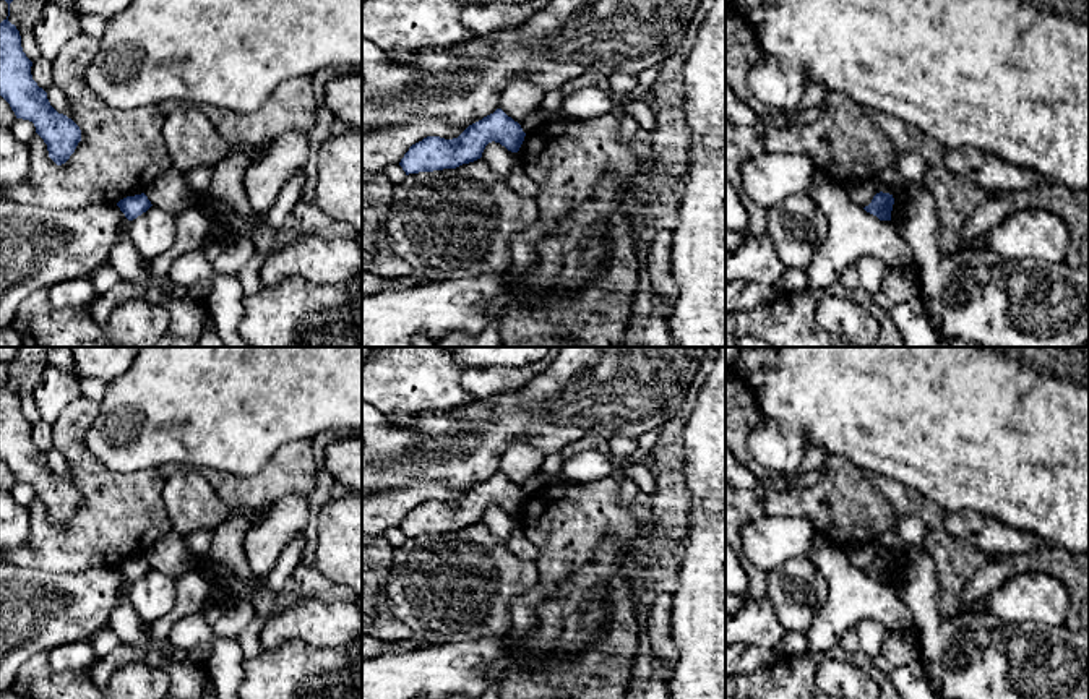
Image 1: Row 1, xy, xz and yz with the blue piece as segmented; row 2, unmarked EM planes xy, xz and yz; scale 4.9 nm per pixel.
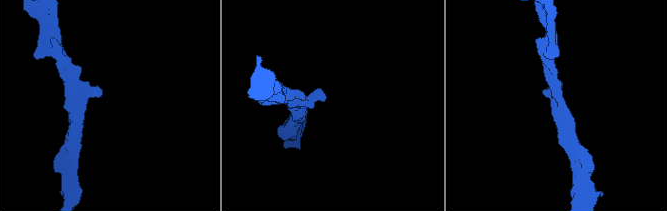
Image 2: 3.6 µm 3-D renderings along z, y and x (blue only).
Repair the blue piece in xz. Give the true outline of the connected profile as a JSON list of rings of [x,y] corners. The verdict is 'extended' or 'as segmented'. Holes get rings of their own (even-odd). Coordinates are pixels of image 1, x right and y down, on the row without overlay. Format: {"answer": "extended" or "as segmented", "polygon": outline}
{"answer": "as segmented", "polygon": [[[501,472],[469,488],[458,501],[445,503],[427,500],[412,508],[399,529],[409,537],[456,532],[482,521],[485,509],[500,506],[511,516],[518,516],[526,496],[521,488]]]}

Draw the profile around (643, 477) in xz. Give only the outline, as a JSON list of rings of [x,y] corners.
[[[623,461],[620,467],[625,477],[638,485],[639,491],[648,495],[656,491],[657,478],[651,469],[631,461]]]

